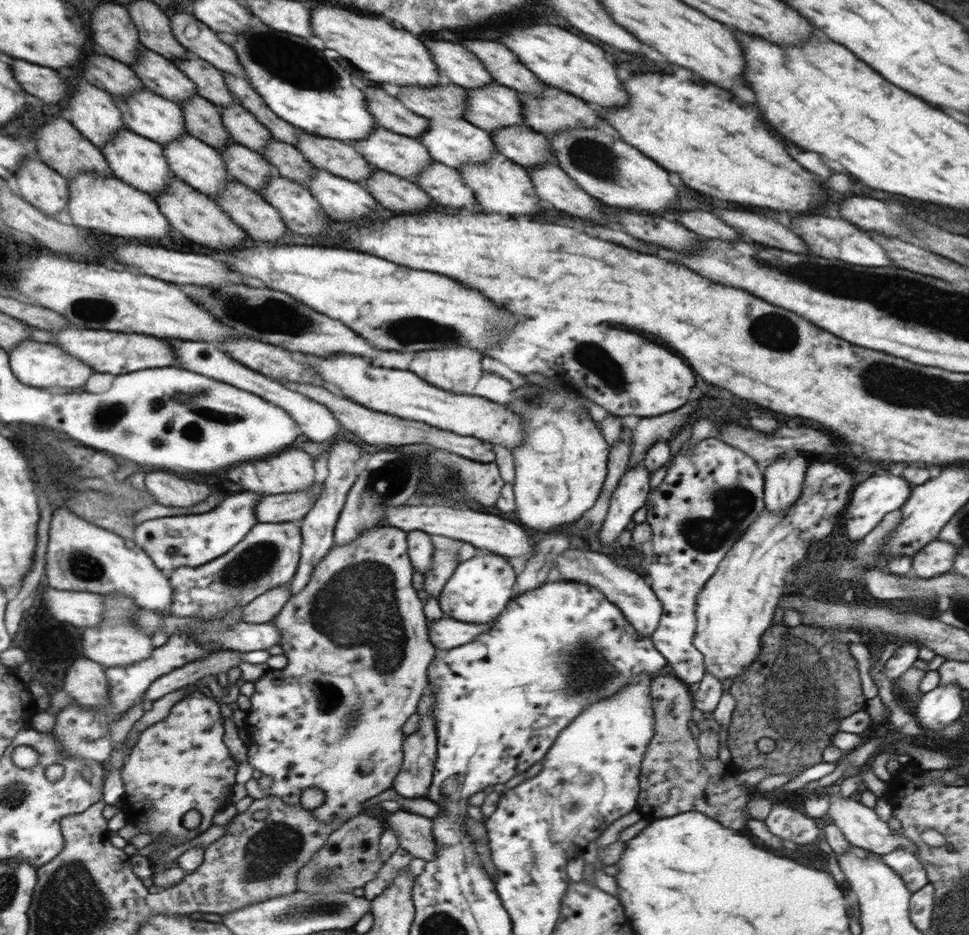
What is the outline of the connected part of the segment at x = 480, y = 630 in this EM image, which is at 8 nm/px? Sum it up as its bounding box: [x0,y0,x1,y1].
[427,617,495,651]

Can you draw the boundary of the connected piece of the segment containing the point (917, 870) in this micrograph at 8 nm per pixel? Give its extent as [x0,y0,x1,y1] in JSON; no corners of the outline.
[881,848,929,892]

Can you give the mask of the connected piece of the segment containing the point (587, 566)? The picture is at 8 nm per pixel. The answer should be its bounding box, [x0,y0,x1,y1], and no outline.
[554,550,662,638]

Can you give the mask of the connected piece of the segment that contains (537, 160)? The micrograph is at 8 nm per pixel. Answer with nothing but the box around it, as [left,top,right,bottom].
[490,126,557,168]

